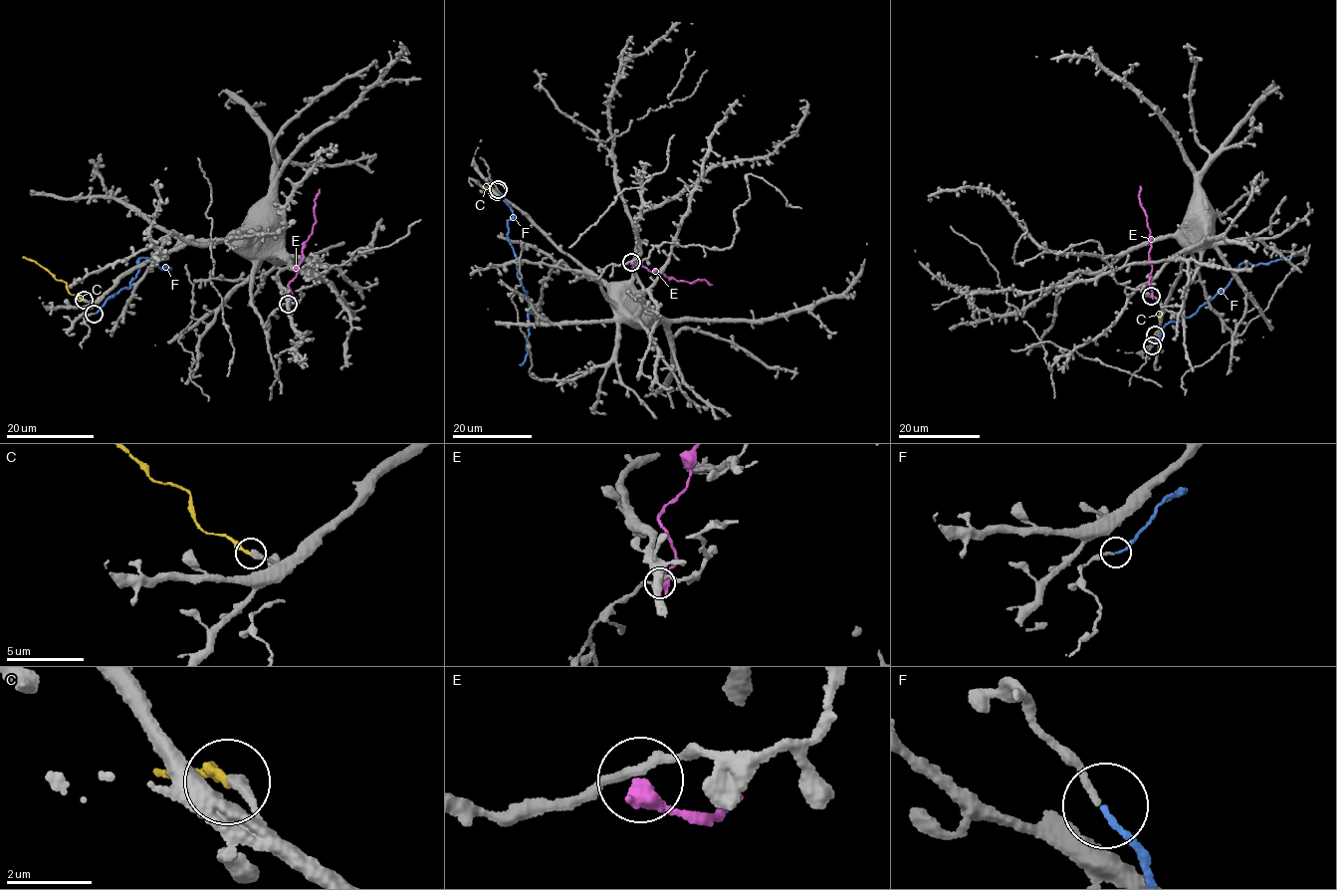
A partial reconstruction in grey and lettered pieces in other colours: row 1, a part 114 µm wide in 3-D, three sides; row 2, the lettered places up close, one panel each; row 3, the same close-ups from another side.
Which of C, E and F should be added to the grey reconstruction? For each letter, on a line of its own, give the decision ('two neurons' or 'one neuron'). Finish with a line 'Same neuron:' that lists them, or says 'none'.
C: two neurons
E: two neurons
F: one neuron
Same neuron: F

